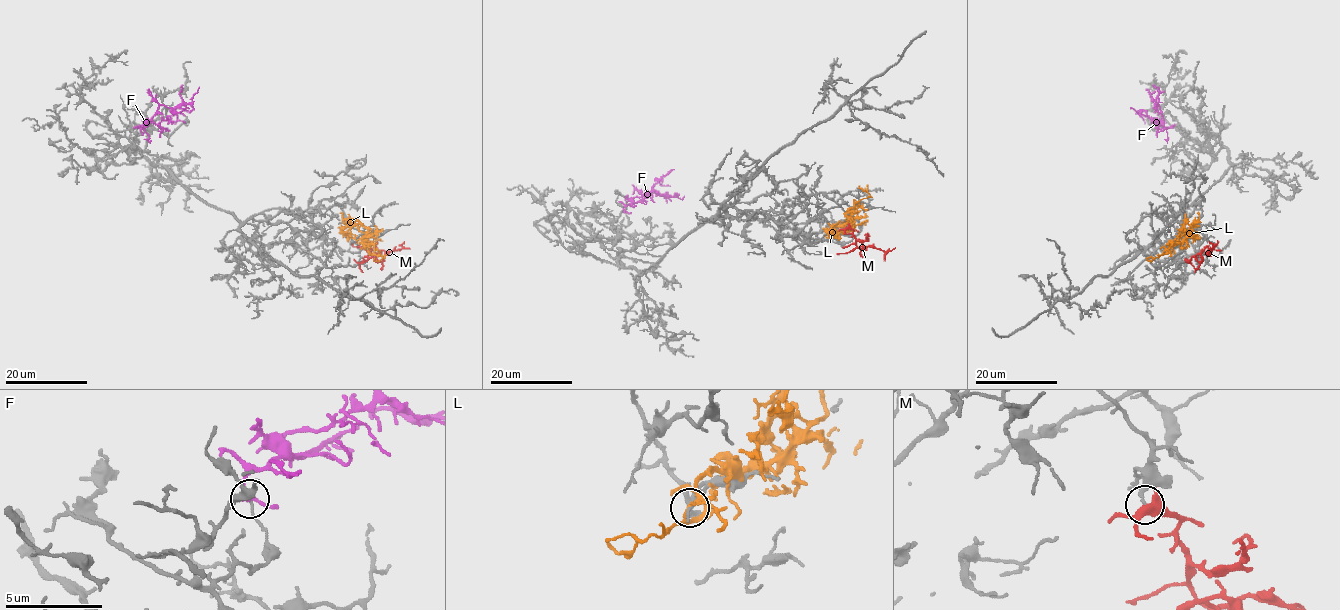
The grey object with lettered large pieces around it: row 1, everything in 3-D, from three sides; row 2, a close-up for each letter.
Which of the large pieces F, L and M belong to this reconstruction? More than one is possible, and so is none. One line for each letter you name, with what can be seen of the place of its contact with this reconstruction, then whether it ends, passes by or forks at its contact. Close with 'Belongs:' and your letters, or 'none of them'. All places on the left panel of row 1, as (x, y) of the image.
Belongs: none of them

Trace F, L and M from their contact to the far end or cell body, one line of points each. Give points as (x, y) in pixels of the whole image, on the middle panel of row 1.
F: (625, 211), (624, 208), (652, 193), (677, 195), (681, 199), (684, 196)
L: (859, 203), (851, 215), (850, 231), (827, 231), (840, 220)
M: (846, 227), (853, 231), (858, 247), (876, 247), (885, 251), (895, 247)

